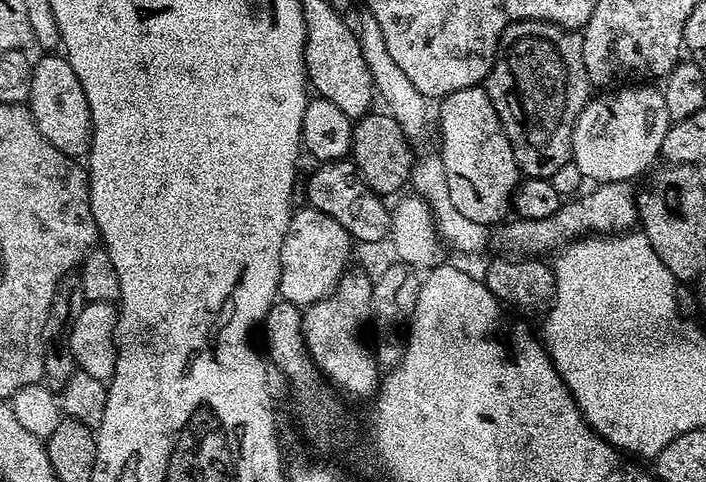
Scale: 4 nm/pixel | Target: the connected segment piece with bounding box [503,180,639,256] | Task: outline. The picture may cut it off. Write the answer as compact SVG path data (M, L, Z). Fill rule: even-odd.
M627 180L610 182L609 184L596 184L593 192L585 191L574 199L561 203L559 210L550 218L542 219L513 219L514 222L503 225L504 240L512 248L522 250L528 256L544 256L546 252L553 253L558 249L587 234L619 234L633 229L638 222L639 212L636 209L636 192L633 185Z

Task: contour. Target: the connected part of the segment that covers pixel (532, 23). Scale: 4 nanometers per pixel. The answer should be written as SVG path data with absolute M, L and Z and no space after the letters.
M516 20L500 36L496 61L492 63L486 87L490 102L494 102L494 110L498 110L498 118L506 130L506 138L510 138L521 173L533 180L551 180L559 168L572 159L572 131L590 99L588 75L582 62L581 33L547 24L545 20Z

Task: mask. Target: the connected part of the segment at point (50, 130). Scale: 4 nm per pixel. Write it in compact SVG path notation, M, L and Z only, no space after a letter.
M44 54L32 66L30 94L26 101L34 122L42 134L62 154L84 158L92 144L92 115L86 102L86 90L82 90L82 82L78 82L78 74L70 66L70 62L60 54Z

